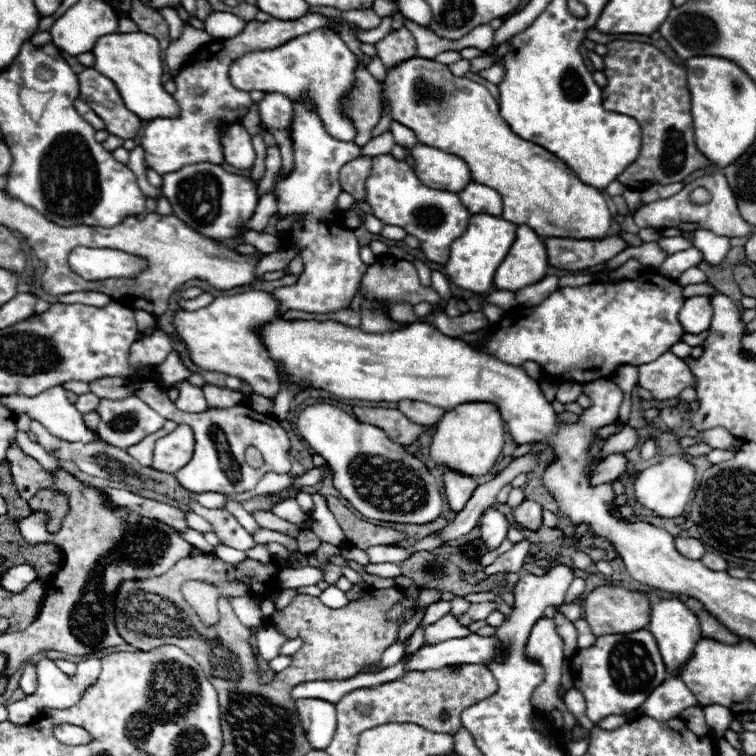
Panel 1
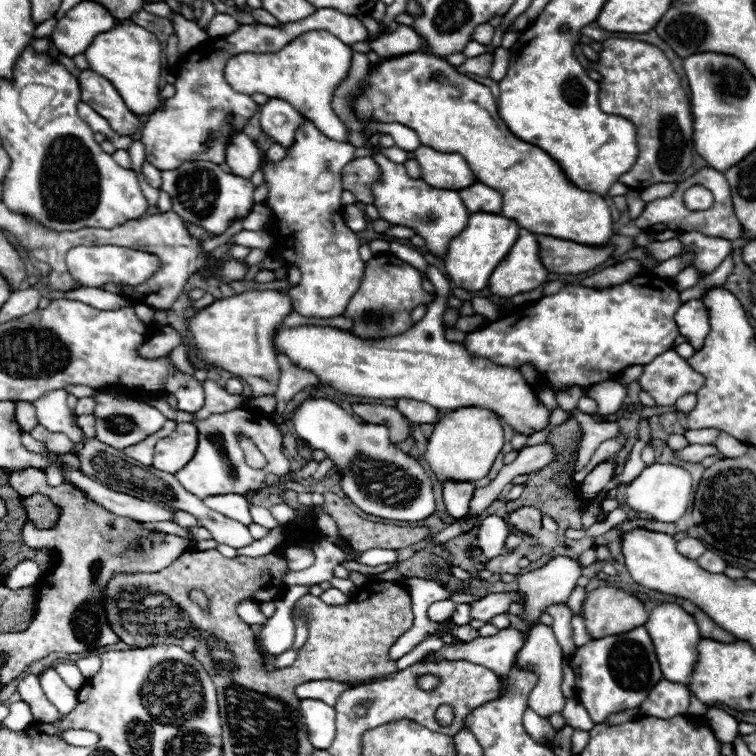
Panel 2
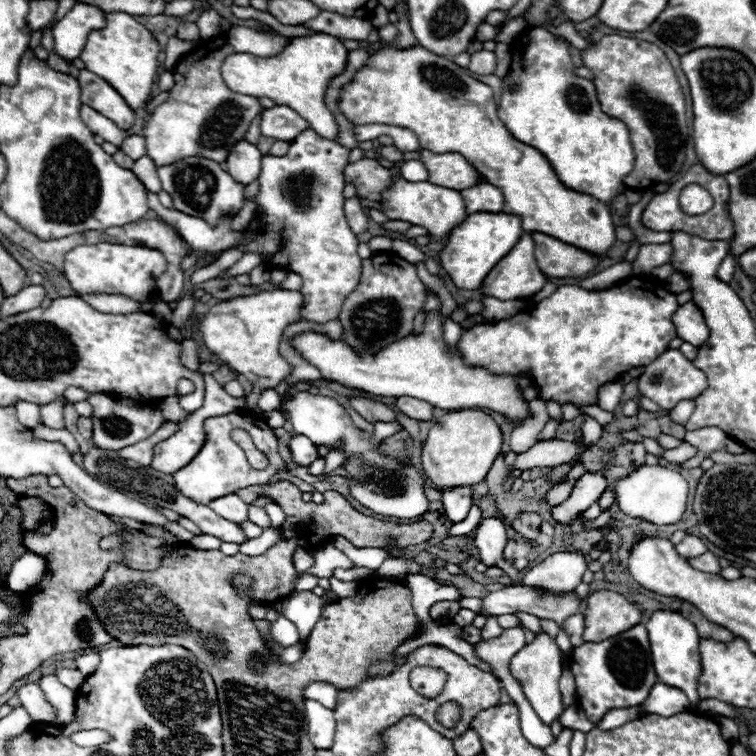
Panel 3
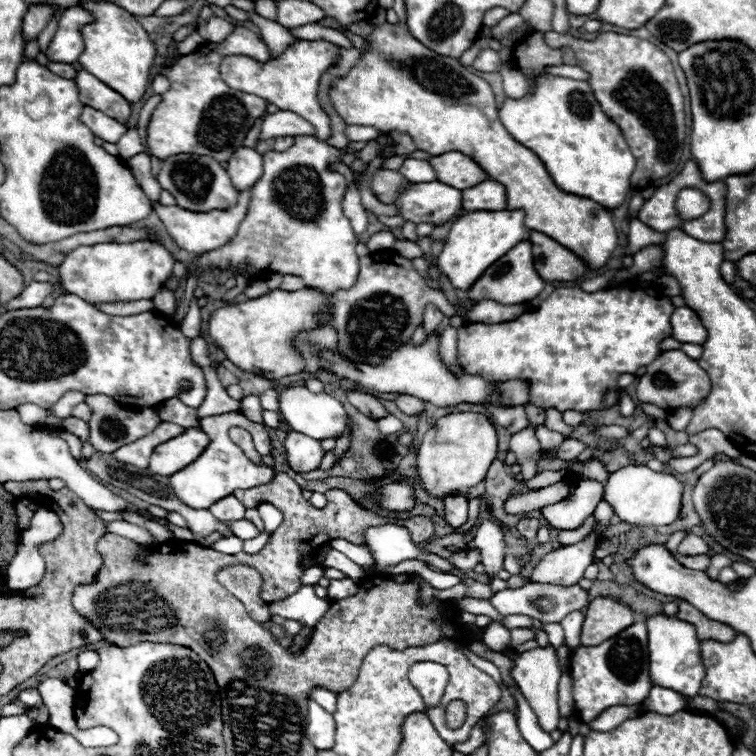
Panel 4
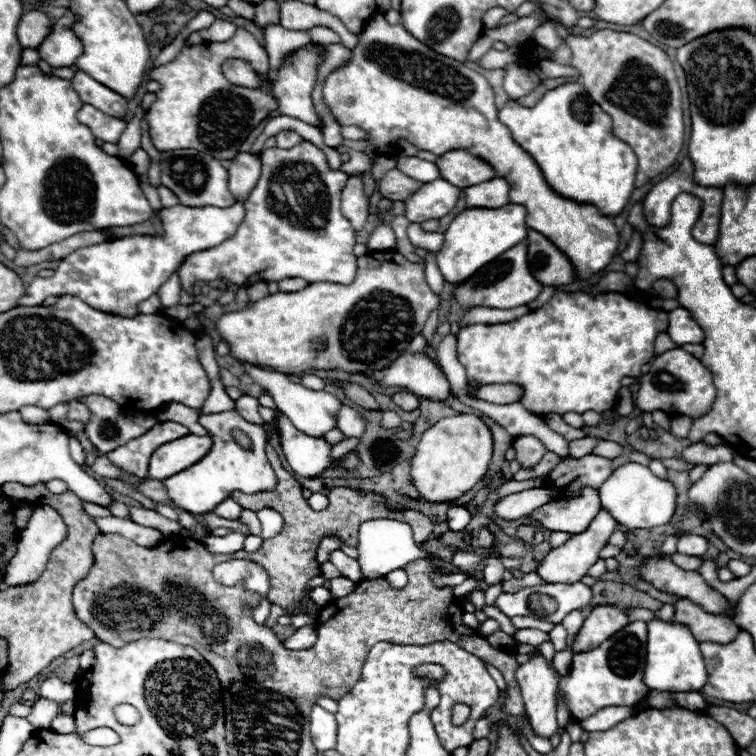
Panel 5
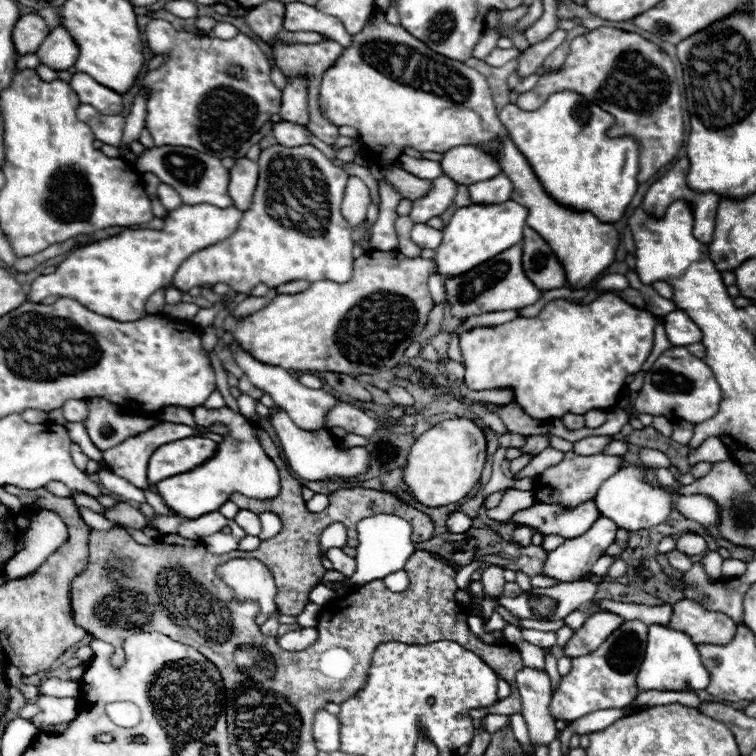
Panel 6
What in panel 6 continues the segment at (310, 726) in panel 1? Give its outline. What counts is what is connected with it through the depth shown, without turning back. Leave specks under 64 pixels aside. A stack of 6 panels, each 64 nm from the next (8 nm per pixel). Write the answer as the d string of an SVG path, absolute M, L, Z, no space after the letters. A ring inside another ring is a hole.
M320 710L314 720L314 740L316 748L322 752L334 752L340 750L340 722L334 714Z

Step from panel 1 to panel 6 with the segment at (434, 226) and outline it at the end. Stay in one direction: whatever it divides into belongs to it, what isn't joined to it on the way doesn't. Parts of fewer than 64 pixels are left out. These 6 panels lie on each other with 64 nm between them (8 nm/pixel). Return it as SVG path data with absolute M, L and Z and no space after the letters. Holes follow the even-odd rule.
M446 174L438 176L434 180L434 188L428 192L428 196L414 200L414 206L410 212L412 222L424 224L432 216L440 216L452 204L454 194L456 194L456 182L452 178L448 178Z

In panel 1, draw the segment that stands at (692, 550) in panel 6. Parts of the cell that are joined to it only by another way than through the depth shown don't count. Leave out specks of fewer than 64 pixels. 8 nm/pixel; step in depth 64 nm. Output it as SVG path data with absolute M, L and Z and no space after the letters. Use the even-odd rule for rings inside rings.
M676 536L676 550L682 556L690 558L690 560L700 560L704 556L704 552L706 552L704 544L700 540L696 540L696 538L680 538L680 536Z

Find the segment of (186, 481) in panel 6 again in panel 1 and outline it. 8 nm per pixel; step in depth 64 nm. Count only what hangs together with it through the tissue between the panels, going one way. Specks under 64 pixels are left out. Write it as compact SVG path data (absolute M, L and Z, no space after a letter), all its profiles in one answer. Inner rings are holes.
M138 382L136 386L136 396L140 400L144 400L148 406L152 406L158 414L162 414L162 418L166 420L174 420L176 424L188 424L194 430L194 456L192 460L174 476L178 478L178 482L196 494L202 492L220 492L220 494L240 494L240 492L248 492L254 490L256 484L260 482L260 478L266 472L276 472L276 474L288 474L290 472L290 440L284 428L280 428L278 420L266 414L258 414L246 408L246 406L234 406L234 408L226 408L226 410L206 410L204 414L188 414L182 412L174 406L174 402L168 400L166 390L158 388L154 382ZM246 446L254 446L262 452L264 456L264 466L262 468L250 468L244 462L244 450Z

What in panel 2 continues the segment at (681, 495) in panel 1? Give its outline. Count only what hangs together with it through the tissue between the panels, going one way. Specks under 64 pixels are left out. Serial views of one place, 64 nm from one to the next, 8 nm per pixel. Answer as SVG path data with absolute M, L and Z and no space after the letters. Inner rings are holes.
M652 464L640 472L636 480L624 486L622 504L632 508L634 512L646 512L656 522L676 522L688 508L692 478L690 474L676 464Z

